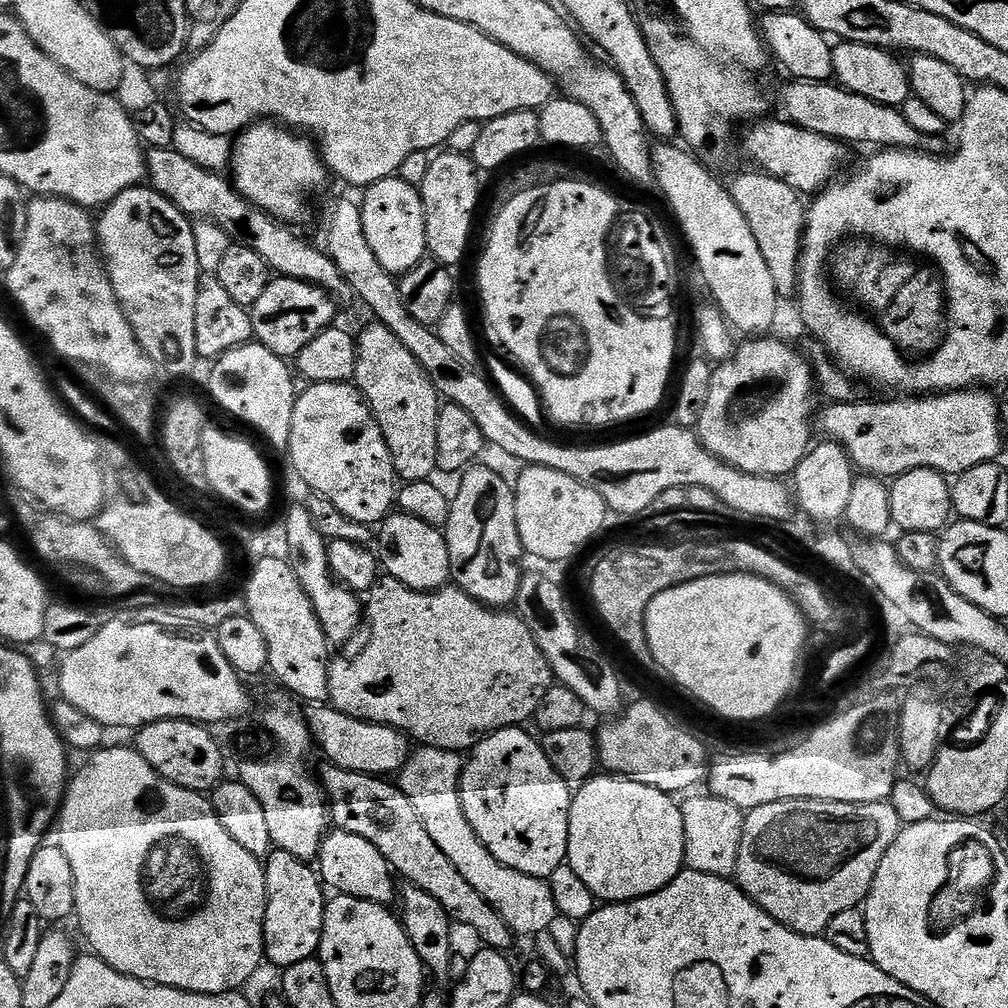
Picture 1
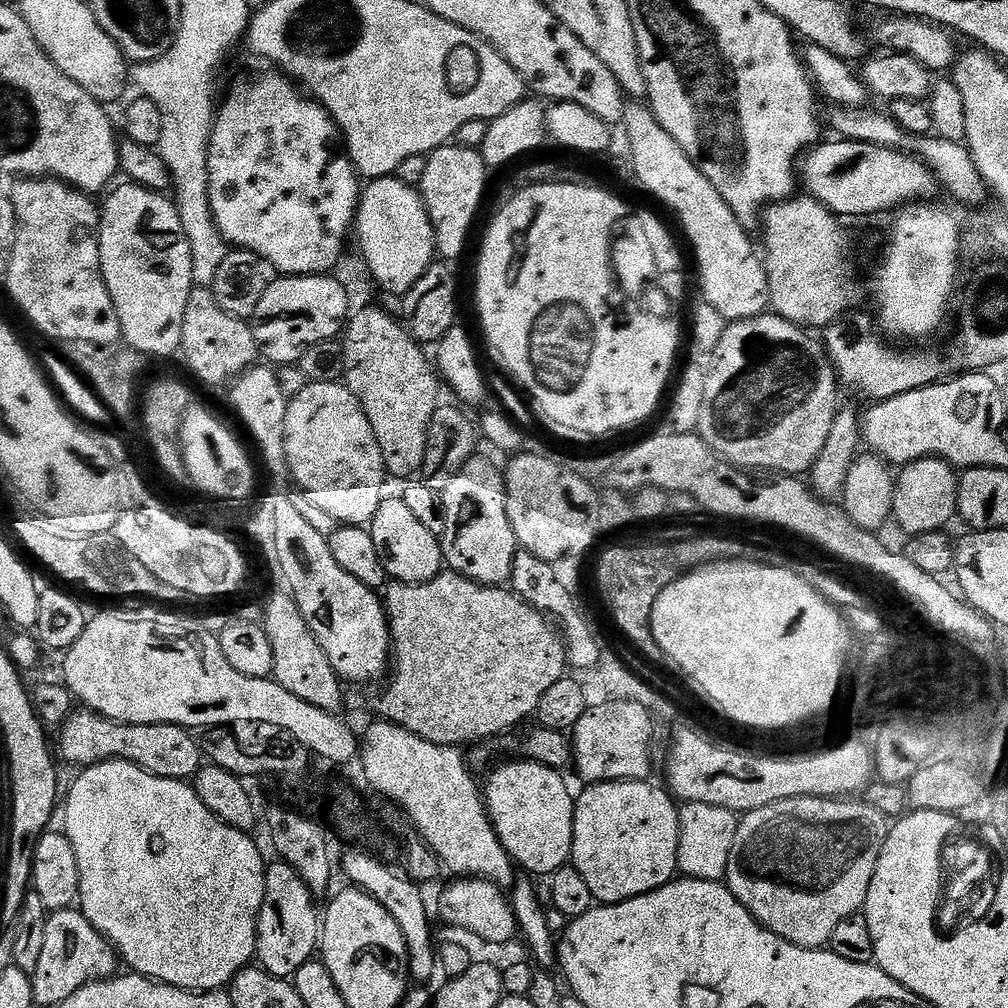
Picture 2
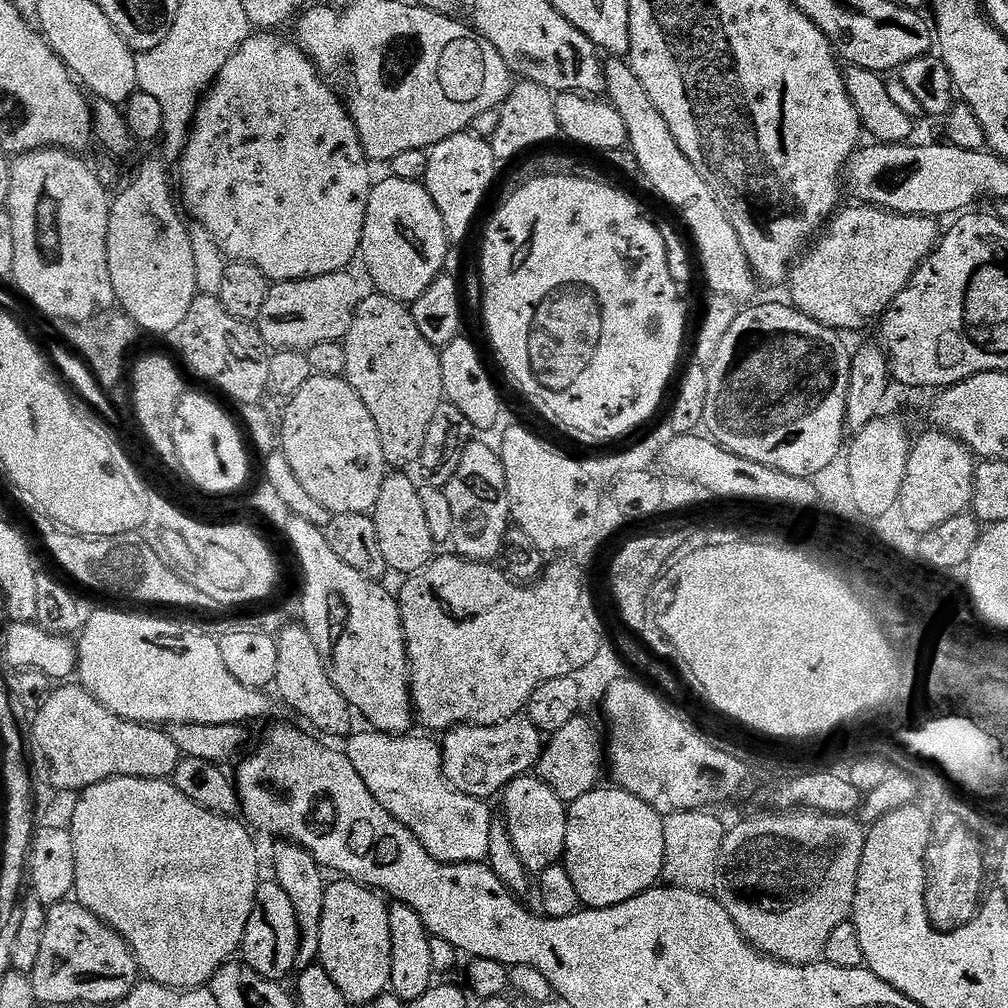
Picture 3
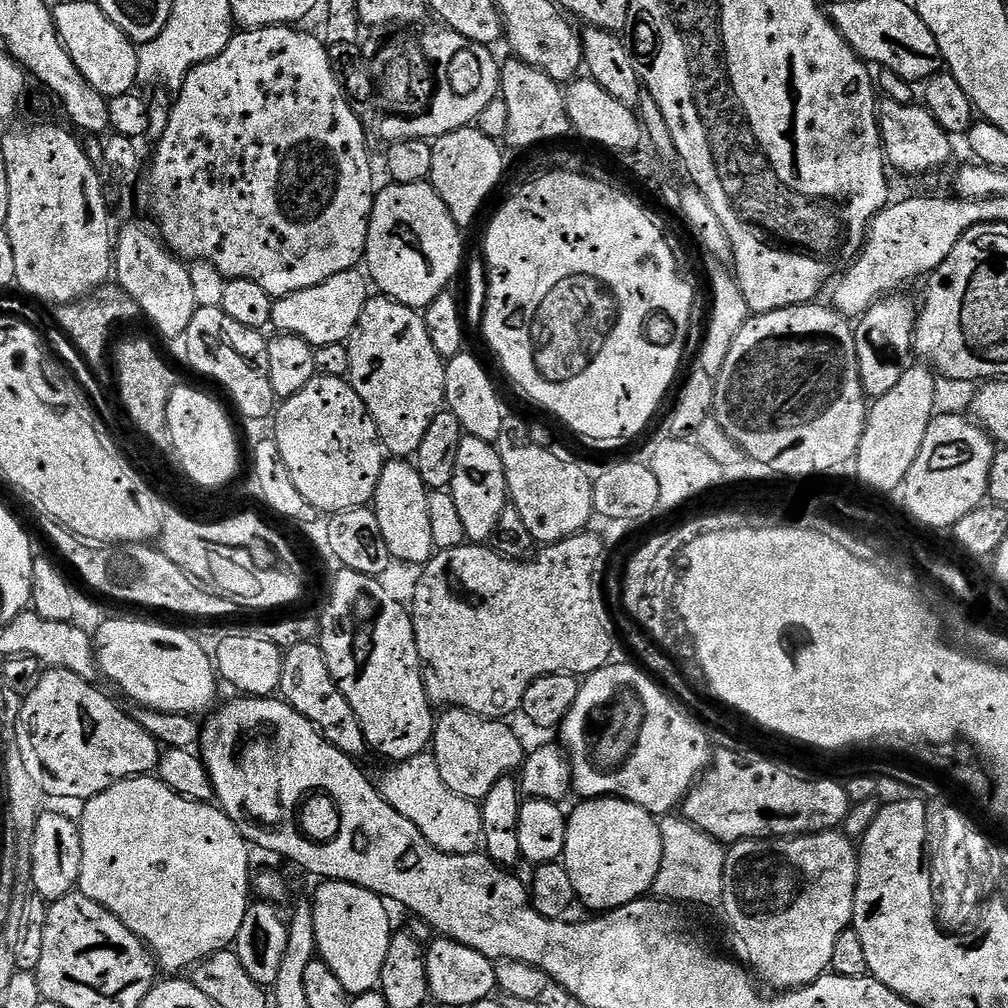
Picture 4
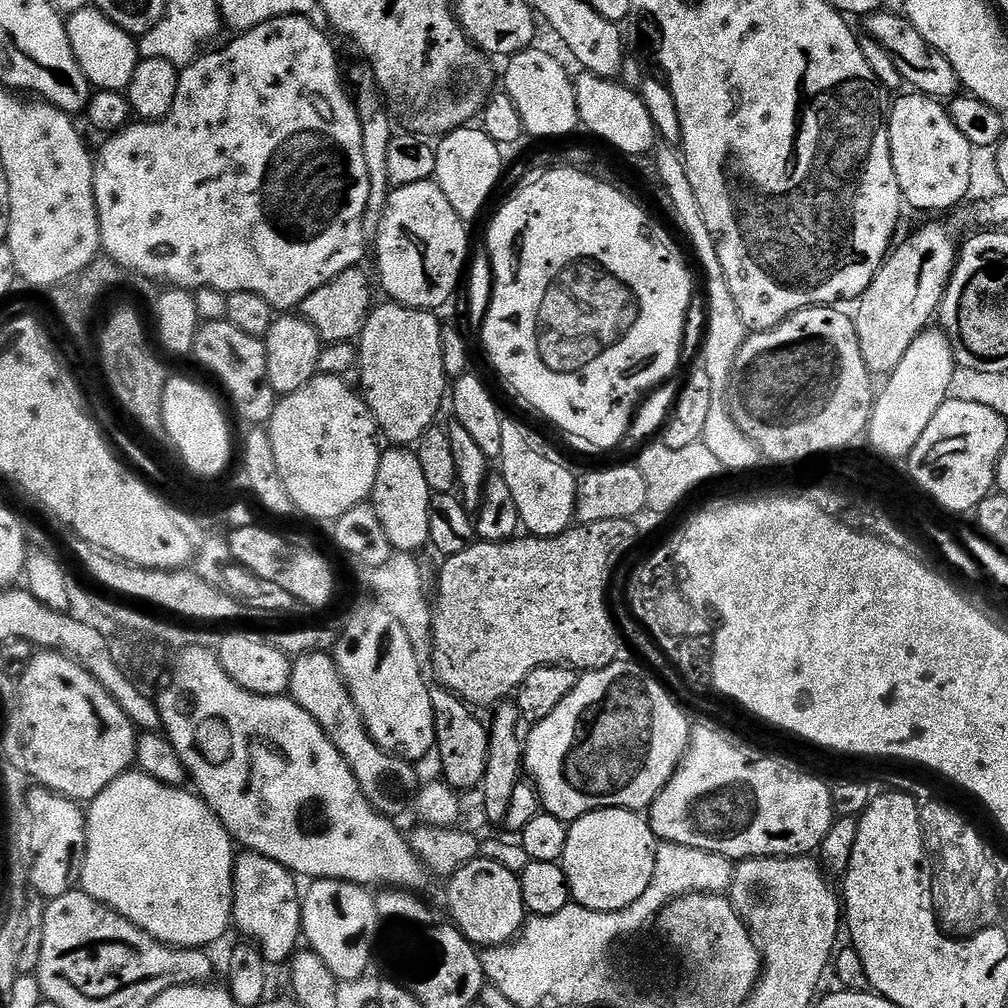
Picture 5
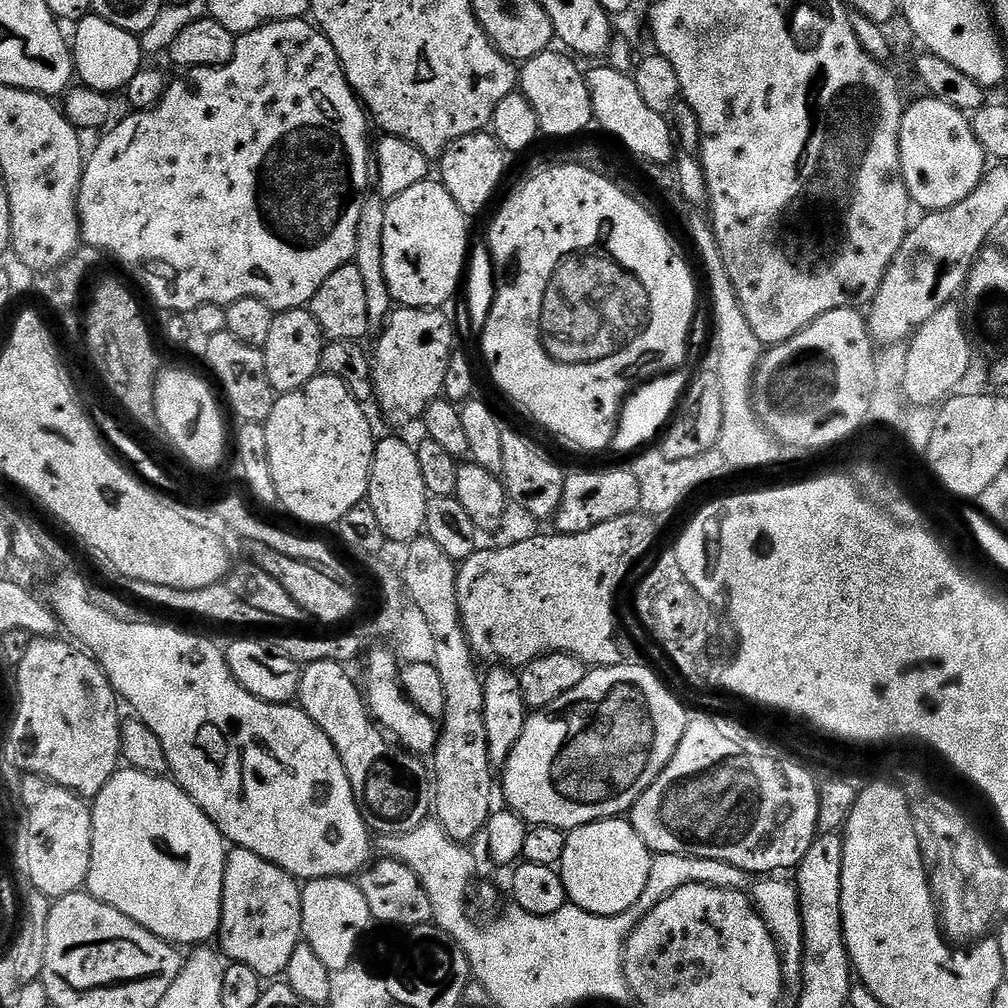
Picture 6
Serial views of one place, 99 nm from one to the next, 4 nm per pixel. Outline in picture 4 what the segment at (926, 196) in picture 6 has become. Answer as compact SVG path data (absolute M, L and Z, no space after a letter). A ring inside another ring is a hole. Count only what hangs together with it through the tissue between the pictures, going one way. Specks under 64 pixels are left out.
M885 99L878 110L880 118L880 134L884 143L885 157L887 161L910 174L924 174L930 168L938 168L944 165L952 156L951 135L945 131L939 122L933 118L931 112L923 105L910 103L902 104L891 99Z

